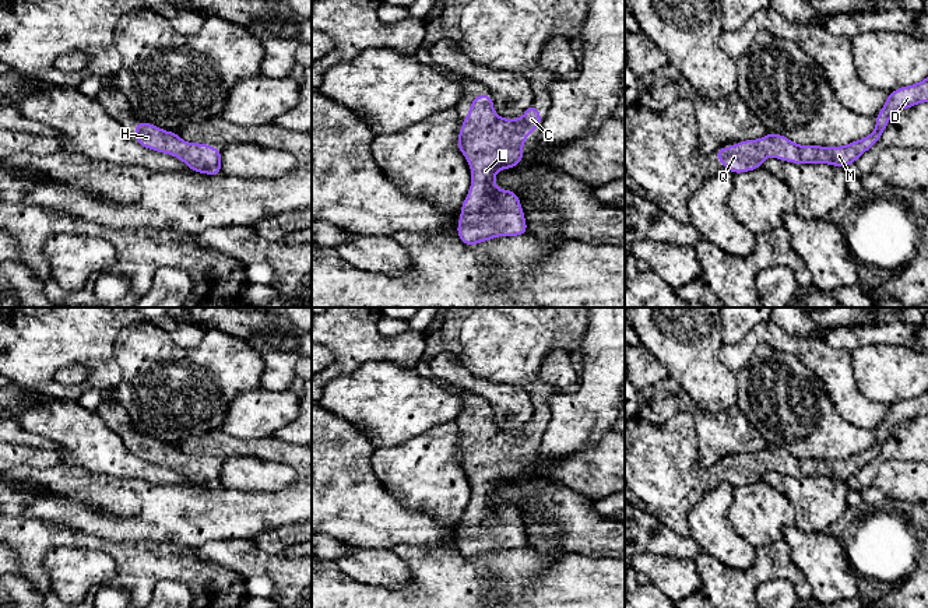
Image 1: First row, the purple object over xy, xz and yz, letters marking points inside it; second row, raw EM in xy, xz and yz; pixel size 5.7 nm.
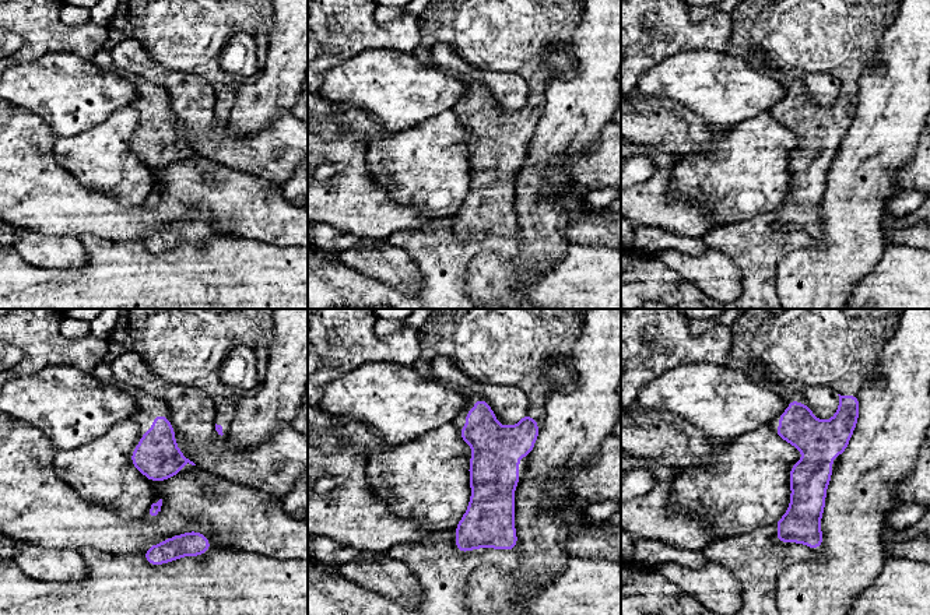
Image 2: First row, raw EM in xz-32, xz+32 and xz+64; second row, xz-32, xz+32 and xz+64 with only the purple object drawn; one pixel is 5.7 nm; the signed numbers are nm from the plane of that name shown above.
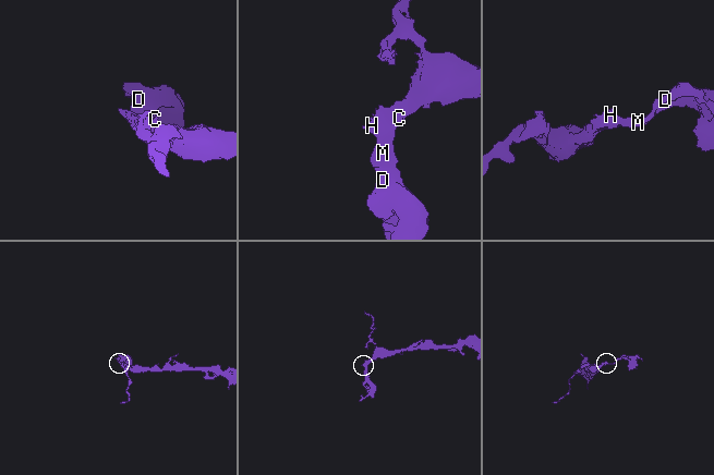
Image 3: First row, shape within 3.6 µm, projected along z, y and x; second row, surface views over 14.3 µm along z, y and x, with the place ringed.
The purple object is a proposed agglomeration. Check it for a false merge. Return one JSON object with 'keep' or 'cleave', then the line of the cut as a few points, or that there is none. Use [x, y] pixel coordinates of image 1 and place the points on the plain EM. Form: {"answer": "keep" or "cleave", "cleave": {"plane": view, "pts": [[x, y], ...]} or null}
{"answer": "keep", "cleave": null}

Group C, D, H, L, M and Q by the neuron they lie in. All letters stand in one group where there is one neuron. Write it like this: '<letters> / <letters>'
C D H L M Q

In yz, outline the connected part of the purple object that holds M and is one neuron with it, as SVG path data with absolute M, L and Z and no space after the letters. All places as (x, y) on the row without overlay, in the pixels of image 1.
M928 390L914 398L889 405L885 419L878 426L875 443L843 460L797 458L785 449L767 446L764 451L746 453L731 460L718 461L717 472L732 486L762 481L766 470L794 477L830 477L846 481L855 475L867 463L875 458L890 430L906 421L928 415Z

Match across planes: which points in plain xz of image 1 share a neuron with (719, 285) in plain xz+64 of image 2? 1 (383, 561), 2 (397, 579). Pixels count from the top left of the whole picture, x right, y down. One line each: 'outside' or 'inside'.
1: inside
2: inside

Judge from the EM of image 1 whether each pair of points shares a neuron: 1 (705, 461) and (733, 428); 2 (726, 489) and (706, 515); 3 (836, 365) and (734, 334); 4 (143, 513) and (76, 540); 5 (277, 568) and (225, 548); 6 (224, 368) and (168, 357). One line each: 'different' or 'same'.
1: same
2: same
3: different
4: different
5: same
6: same

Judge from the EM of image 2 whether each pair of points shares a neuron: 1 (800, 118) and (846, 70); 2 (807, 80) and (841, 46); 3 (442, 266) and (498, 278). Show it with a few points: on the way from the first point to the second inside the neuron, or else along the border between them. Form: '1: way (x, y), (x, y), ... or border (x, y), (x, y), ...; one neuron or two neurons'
1: way (818, 118), (828, 118), (846, 99), (846, 88); one neuron
2: border (800, 77), (830, 74), (838, 83), (838, 97); two neurons
3: border (497, 253), (478, 253), (470, 262), (467, 294); two neurons

